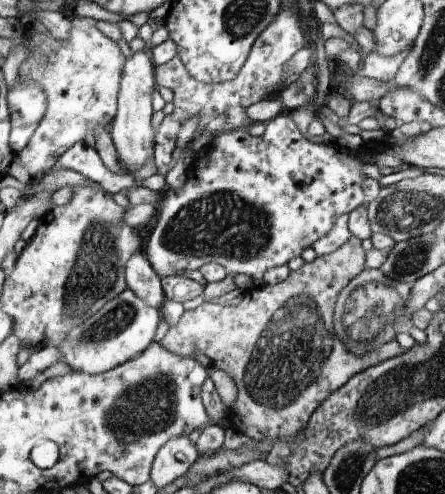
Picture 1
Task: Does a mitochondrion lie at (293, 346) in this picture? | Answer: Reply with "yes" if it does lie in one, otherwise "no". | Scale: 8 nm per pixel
yes

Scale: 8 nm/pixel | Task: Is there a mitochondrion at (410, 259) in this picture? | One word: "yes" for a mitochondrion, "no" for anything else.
yes

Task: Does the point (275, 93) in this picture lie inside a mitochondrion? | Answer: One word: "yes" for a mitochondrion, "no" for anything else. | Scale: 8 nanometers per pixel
no

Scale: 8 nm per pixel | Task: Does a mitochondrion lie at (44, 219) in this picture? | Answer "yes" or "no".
no

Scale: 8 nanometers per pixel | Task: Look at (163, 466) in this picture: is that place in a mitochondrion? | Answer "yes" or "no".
no

